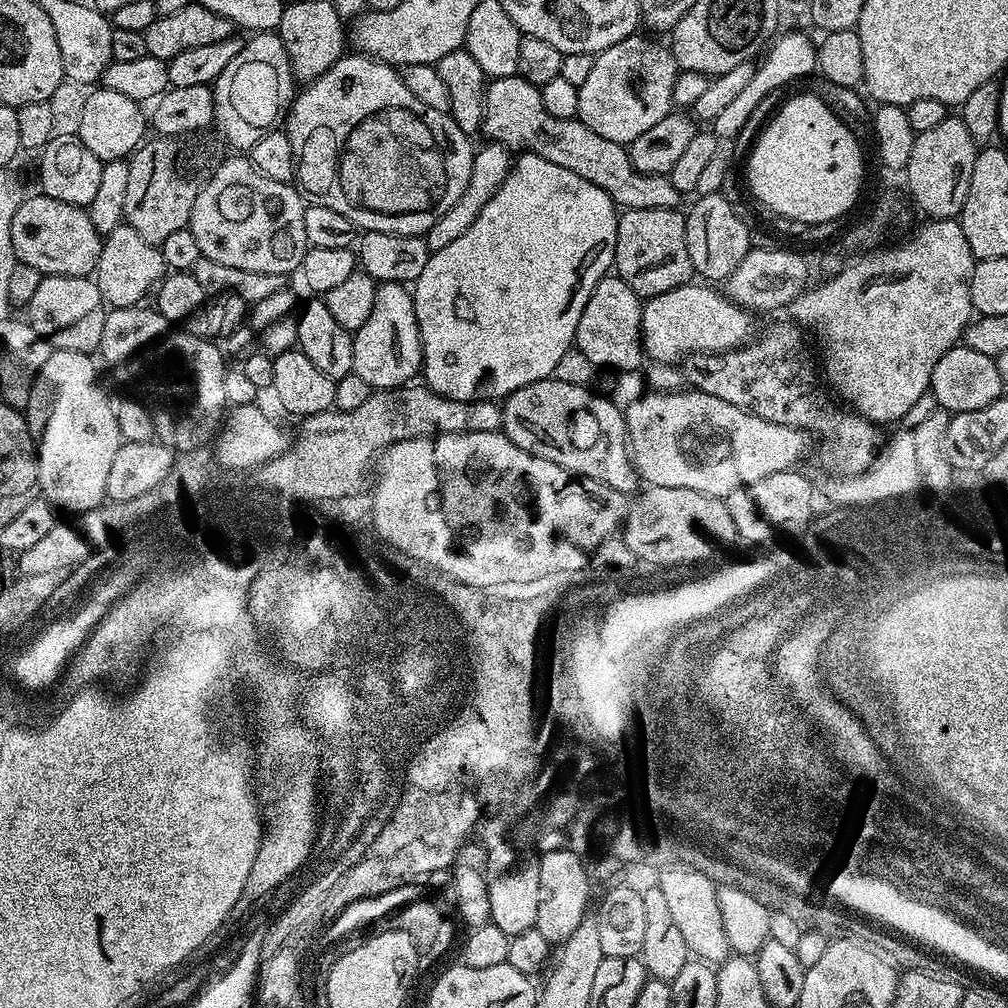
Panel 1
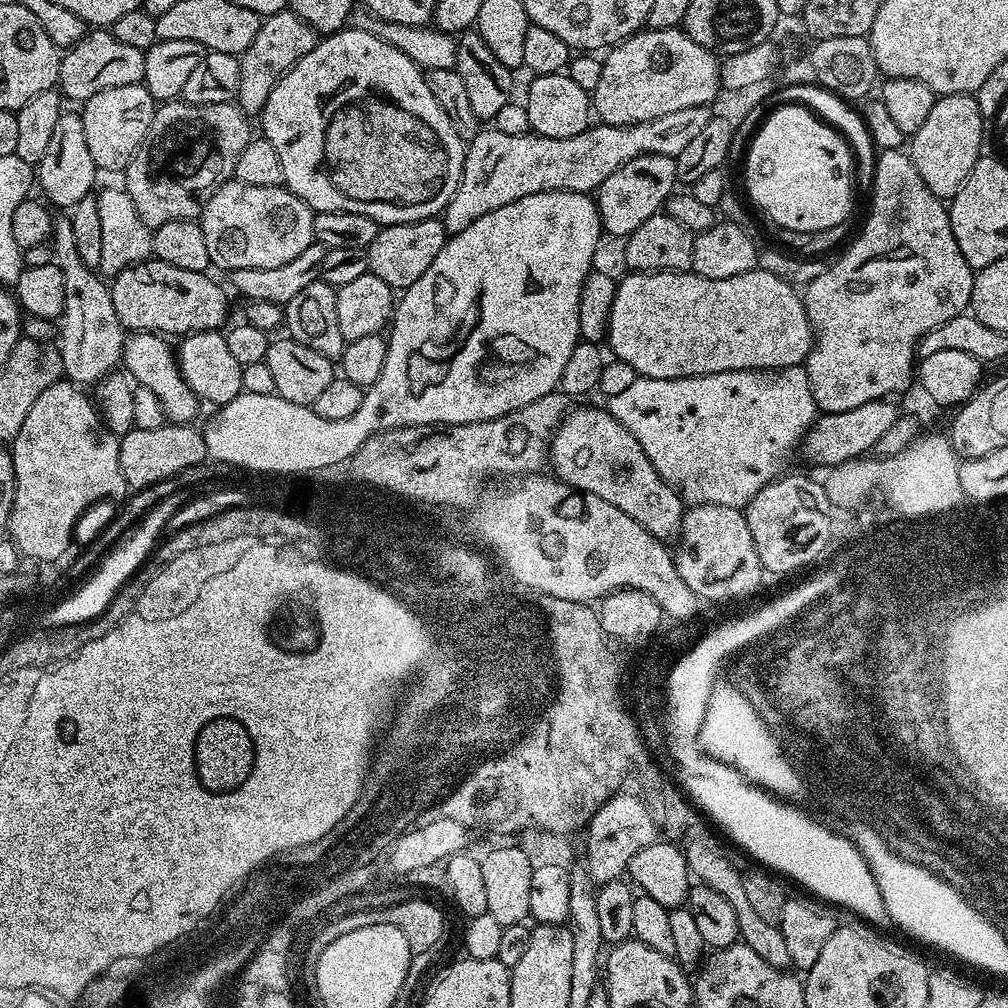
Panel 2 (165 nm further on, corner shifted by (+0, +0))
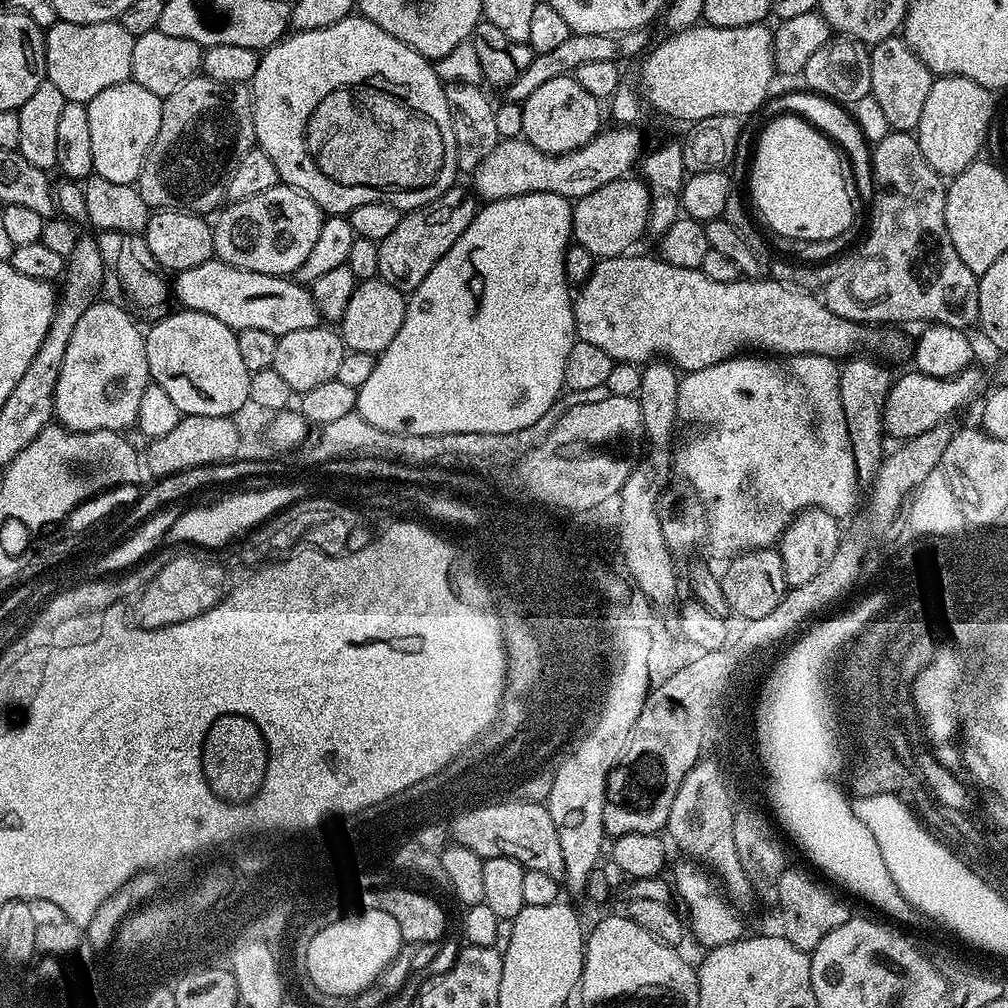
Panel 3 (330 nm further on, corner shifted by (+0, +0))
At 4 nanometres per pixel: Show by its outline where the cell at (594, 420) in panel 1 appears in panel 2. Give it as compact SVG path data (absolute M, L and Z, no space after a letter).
M603 407L573 409L556 429L549 457L555 477L577 493L589 492L589 497L597 501L618 506L622 514L630 514L654 538L672 542L679 537L685 501L654 470L646 450L638 446L638 438Z

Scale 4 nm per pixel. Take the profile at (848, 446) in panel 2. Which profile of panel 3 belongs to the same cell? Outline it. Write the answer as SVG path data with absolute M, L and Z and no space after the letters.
M969 366L962 369L956 376L936 378L930 374L922 374L909 370L905 376L897 375L892 381L884 399L884 430L889 437L897 436L897 441L903 442L913 436L925 432L943 423L963 404L981 395L980 387L984 384L984 376Z

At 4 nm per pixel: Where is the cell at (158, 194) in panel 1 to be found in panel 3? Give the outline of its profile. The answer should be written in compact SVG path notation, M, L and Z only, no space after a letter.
M197 74L182 82L174 94L163 97L162 126L148 147L140 171L138 187L149 209L183 208L185 212L208 214L211 208L221 207L228 190L228 176L232 168L256 144L252 94L248 84L214 82L209 76Z

